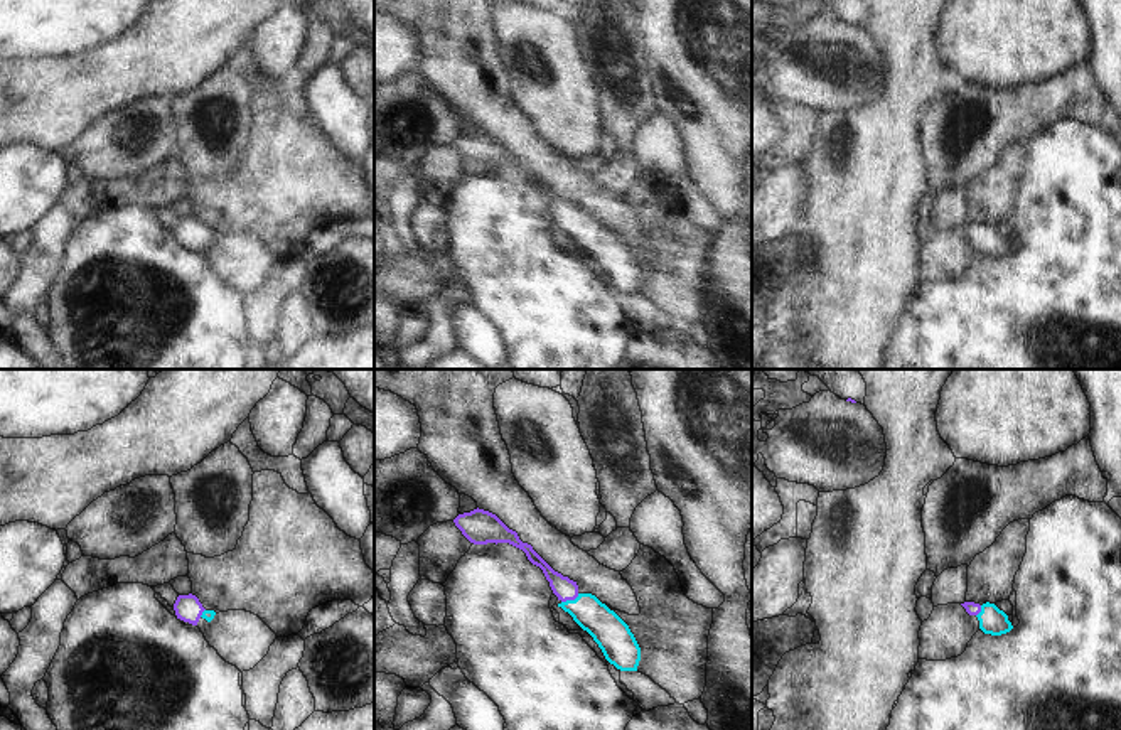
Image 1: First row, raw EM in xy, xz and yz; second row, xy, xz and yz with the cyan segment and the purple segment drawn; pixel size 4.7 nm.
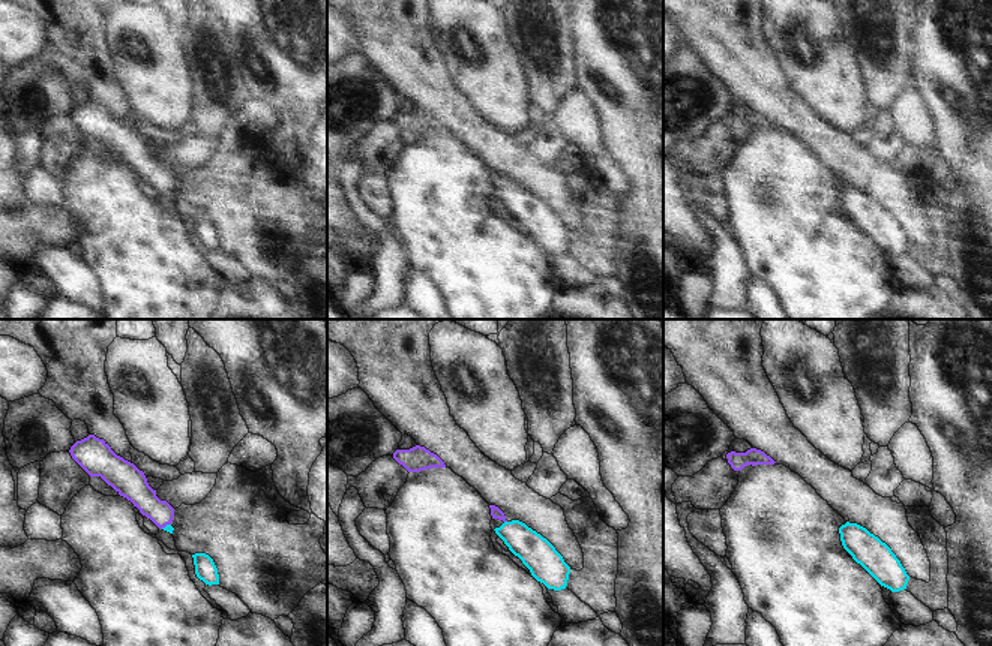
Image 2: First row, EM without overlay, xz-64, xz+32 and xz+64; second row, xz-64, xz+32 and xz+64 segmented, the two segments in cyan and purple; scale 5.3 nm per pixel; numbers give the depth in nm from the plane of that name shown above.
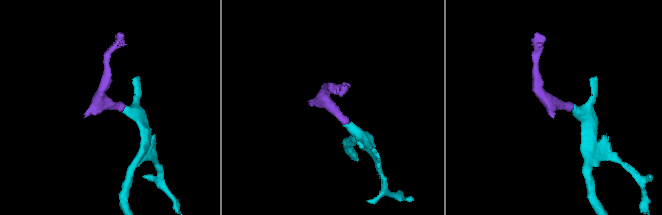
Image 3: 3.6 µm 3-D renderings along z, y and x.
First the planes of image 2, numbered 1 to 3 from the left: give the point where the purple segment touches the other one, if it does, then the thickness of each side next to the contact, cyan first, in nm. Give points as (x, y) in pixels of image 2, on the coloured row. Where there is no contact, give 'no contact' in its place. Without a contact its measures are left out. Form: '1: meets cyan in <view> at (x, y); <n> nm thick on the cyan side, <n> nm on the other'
1: meets cyan in xz-64 at (167, 525); 50 nm thick on the cyan side, 140 nm on the other
2: no contact
3: no contact

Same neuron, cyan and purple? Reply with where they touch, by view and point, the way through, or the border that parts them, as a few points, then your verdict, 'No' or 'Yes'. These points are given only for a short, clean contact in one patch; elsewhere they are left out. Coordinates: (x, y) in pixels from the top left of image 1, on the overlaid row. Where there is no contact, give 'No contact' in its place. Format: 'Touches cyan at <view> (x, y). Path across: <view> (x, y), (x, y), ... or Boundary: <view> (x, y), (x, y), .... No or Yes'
Touches cyan at xz (570, 601). Path across: xz (609, 631), (584, 607), (570, 601), (565, 589). Yes

